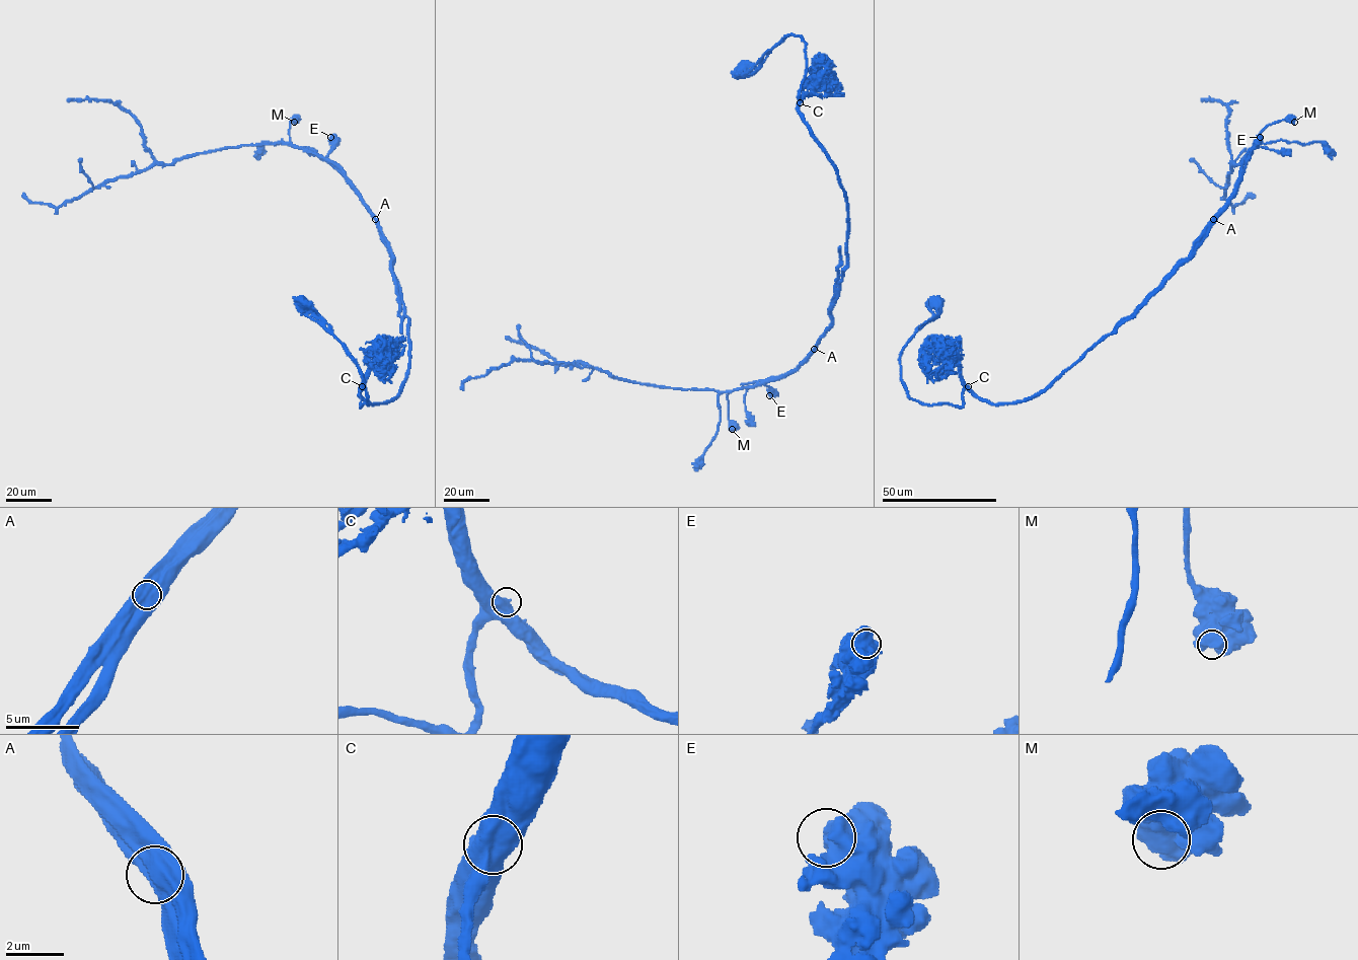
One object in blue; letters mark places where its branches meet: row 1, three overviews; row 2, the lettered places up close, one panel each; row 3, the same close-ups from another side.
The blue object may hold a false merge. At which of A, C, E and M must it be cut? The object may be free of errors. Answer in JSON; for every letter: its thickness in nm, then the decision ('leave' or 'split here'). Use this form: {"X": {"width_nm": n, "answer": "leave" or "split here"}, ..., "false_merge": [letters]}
{"A": {"width_nm": 1100, "answer": "split here"}, "C": {"width_nm": 900, "answer": "leave"}, "E": {"width_nm": 900, "answer": "leave"}, "M": {"width_nm": 950, "answer": "leave"}, "false_merge": ["A"]}

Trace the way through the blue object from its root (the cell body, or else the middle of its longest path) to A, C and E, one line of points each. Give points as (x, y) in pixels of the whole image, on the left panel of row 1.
A: (301, 302), (356, 364), (360, 407), (361, 389), (369, 403), (392, 399), (407, 372), (408, 317), (375, 220)
C: (301, 302), (305, 313), (341, 343), (356, 364), (368, 403), (360, 407), (362, 386)
E: (301, 302), (356, 364), (360, 407), (361, 389), (392, 399), (408, 317), (330, 137)

